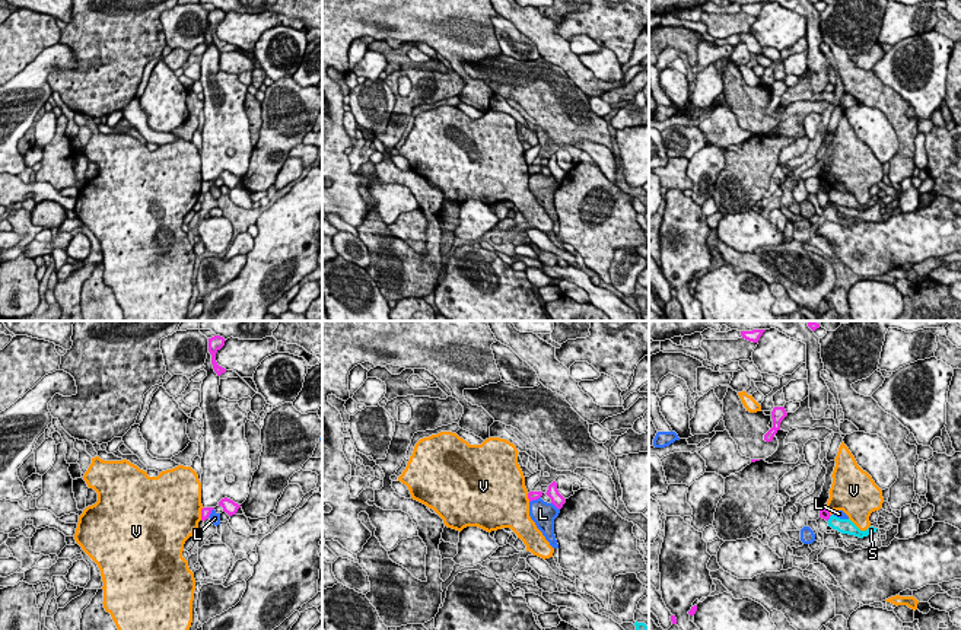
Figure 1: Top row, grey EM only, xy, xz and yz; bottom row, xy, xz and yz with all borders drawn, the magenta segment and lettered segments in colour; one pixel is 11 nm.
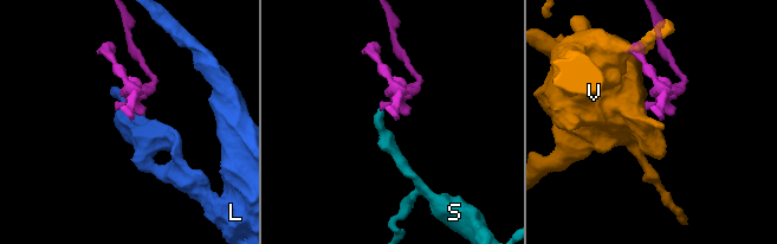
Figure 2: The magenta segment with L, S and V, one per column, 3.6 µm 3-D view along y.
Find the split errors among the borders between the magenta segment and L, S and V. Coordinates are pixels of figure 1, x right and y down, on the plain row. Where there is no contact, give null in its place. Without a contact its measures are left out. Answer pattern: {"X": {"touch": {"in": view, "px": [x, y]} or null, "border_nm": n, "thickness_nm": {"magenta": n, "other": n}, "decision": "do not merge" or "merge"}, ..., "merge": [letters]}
{"L": {"touch": {"in": "xz", "px": [556, 180]}, "border_nm": 130, "thickness_nm": {"magenta": 140, "other": 280}, "decision": "do not merge"}, "S": {"touch": {"in": "yz", "px": [829, 191]}, "border_nm": 100, "thickness_nm": {"magenta": 120, "other": 160}, "decision": "do not merge"}, "V": {"touch": {"in": "xy", "px": [201, 187]}, "border_nm": 150, "thickness_nm": {"magenta": 100, "other": 480}, "decision": "do not merge"}, "merge": []}

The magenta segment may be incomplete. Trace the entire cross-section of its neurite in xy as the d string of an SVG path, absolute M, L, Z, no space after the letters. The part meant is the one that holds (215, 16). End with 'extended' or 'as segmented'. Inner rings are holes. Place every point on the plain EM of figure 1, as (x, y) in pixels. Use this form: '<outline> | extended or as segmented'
M214 9L211 12L209 12L209 25L211 28L211 38L214 45L217 47L217 50L220 50L222 47L226 45L225 41L219 39L216 35L216 26L225 19L225 12L220 9Z | as segmented

